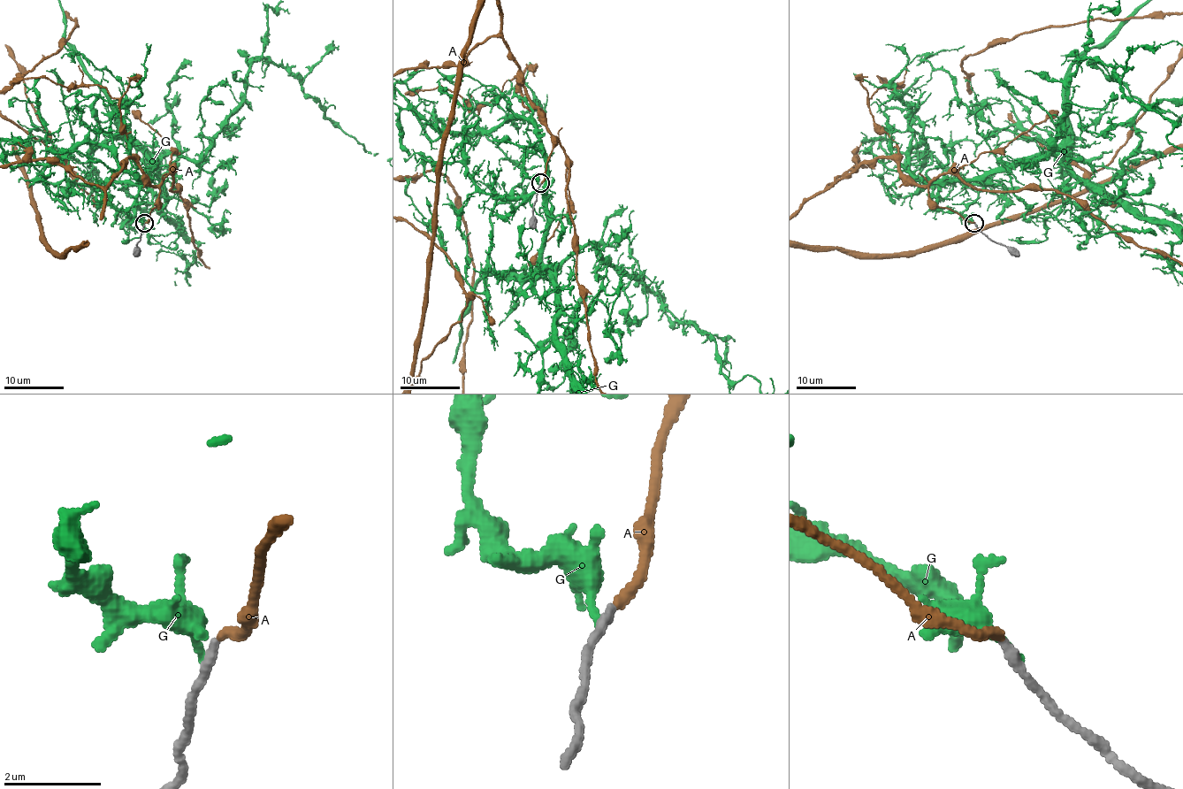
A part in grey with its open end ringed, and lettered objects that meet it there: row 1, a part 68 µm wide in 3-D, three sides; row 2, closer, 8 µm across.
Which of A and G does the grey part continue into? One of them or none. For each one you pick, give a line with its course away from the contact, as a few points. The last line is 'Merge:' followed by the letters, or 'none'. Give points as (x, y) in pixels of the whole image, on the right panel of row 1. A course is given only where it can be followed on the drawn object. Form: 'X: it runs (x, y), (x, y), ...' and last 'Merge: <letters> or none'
Merge: A

